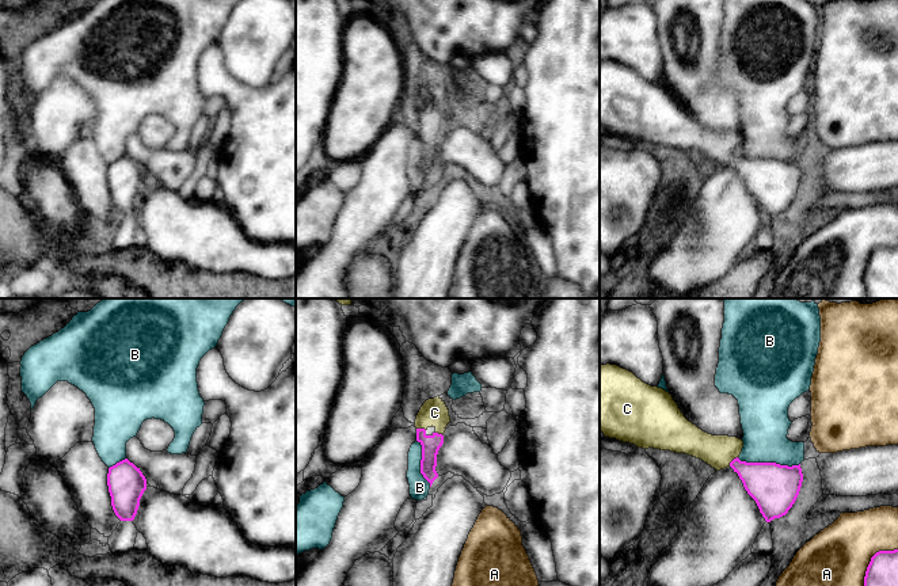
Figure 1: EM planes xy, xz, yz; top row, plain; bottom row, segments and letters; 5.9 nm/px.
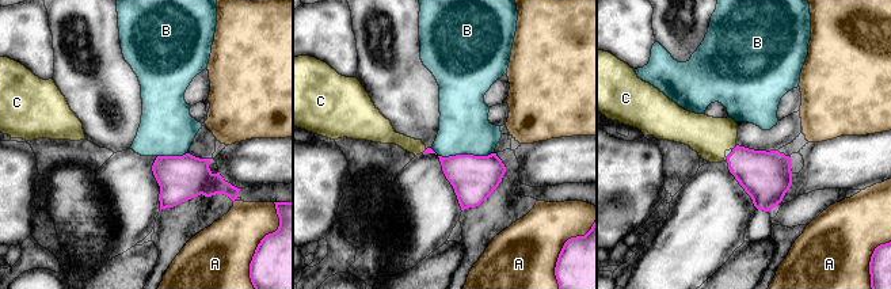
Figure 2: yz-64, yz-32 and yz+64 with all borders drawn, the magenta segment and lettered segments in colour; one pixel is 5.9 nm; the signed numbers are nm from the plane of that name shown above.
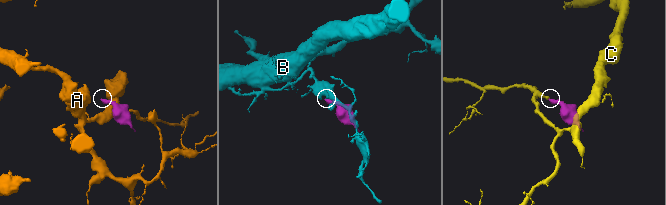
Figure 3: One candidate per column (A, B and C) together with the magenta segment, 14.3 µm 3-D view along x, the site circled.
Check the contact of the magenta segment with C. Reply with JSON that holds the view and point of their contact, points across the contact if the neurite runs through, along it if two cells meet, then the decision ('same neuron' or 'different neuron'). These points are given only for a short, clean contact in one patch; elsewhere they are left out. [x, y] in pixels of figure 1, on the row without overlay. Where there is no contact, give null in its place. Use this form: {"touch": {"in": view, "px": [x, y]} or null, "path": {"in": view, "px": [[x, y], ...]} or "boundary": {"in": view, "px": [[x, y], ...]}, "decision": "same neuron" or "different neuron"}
{"touch": {"in": "yz", "px": [731, 158]}, "path": {"in": "yz", "px": [[767, 179], [731, 158], [722, 148], [716, 147]]}, "decision": "same neuron"}

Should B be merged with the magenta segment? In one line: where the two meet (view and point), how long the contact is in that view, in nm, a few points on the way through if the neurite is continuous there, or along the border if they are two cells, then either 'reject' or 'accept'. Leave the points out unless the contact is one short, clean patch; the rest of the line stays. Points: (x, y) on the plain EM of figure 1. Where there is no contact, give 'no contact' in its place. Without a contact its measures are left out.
contact yz (768, 159); length 380 nm; border yz (737, 153), (745, 158), (799, 160); reject

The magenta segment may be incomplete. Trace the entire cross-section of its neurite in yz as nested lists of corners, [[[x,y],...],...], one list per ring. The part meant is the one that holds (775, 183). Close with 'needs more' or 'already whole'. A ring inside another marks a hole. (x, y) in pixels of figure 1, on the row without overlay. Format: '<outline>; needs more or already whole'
[[[600,61],[600,128],[605,133],[629,138],[638,144],[654,144],[693,152],[716,167],[731,163],[747,190],[756,197],[766,218],[785,212],[802,183],[800,160],[788,163],[776,159],[741,157],[738,153],[743,144],[742,136],[703,128],[684,113],[669,88],[643,79],[632,68],[617,61]]]; needs more

